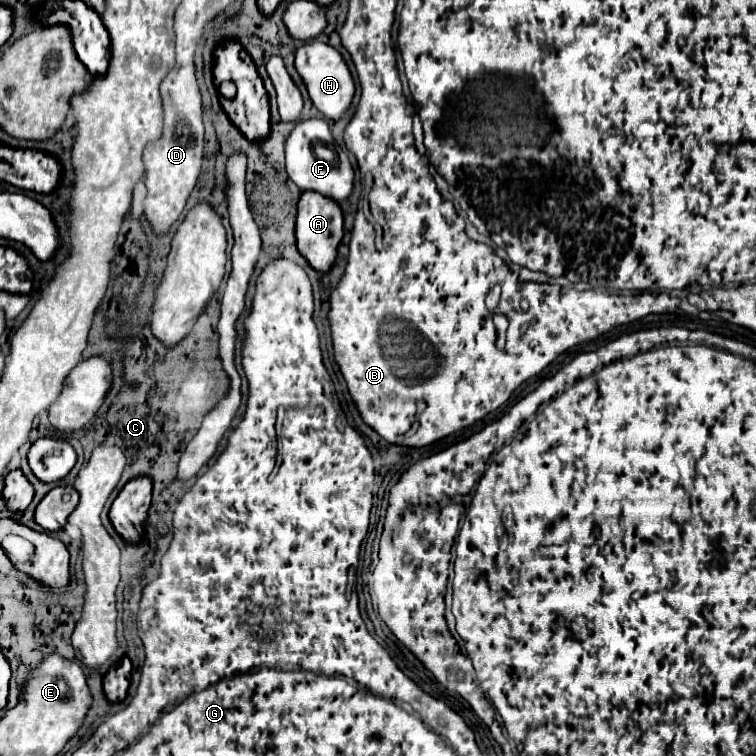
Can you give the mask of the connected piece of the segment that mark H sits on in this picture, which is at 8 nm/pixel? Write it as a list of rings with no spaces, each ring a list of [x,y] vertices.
[[[323,41],[307,43],[307,45],[299,47],[295,53],[295,69],[301,75],[301,79],[305,81],[313,105],[327,119],[331,119],[331,121],[341,119],[343,113],[349,109],[353,95],[355,95],[355,81],[351,77],[351,71],[345,65],[341,53]]]

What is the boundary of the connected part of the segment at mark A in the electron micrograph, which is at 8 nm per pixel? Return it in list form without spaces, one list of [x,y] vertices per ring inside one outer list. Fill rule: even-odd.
[[[305,191],[299,199],[295,235],[297,235],[297,249],[309,261],[309,265],[319,273],[331,271],[335,257],[337,257],[337,247],[343,239],[343,215],[341,215],[337,201],[321,195],[321,193]]]

